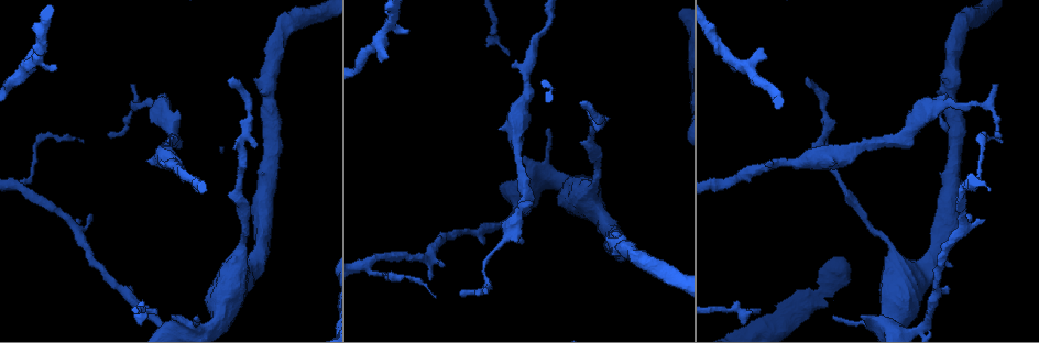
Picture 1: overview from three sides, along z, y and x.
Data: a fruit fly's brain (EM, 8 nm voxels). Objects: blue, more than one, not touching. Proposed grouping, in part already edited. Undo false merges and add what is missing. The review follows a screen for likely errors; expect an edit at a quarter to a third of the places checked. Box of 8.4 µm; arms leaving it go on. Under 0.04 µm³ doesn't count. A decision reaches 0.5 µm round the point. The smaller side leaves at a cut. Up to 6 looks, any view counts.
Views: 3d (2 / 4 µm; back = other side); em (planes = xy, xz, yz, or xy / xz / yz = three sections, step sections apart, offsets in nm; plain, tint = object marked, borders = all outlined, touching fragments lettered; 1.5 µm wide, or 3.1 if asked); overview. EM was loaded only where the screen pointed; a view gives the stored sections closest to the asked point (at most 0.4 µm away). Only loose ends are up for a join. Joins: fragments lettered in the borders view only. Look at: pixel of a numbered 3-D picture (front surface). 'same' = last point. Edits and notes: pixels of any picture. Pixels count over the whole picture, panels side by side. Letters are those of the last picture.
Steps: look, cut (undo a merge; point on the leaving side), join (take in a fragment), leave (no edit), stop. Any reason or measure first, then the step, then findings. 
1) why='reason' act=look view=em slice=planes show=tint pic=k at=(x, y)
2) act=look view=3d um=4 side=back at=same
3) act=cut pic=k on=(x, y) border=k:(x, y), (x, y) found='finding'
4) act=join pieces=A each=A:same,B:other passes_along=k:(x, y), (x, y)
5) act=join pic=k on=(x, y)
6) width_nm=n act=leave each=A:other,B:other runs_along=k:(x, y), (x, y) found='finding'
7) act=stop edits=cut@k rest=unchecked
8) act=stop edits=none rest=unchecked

why='end of a long branch' act=look view=em slice=planes show=borders pic=1 at=(581, 102)

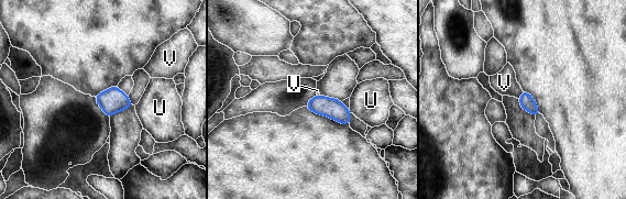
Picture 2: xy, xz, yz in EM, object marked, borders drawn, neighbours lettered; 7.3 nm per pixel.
act=leave each=U:other,V:other border=2:(523, 91), (518, 98) found='none of them fits'

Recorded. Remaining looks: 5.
why='an open end' act=look view=em slice=planes show=borders pic=1 at=(407, 33)

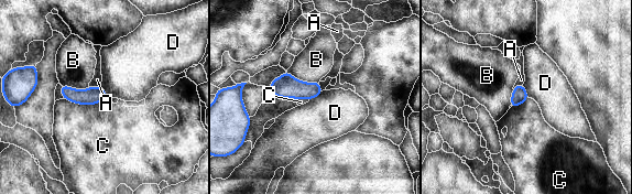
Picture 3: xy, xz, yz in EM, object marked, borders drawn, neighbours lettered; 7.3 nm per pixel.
width_nm=110 act=leave each=A:other,B:other,C:other,D:other border=3:(323, 90), (309, 99) found='no lettered fragment goes on from it'

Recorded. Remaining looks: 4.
why='branch stops here' act=look view=em slice=planes show=borders pic=1 at=(433, 295)

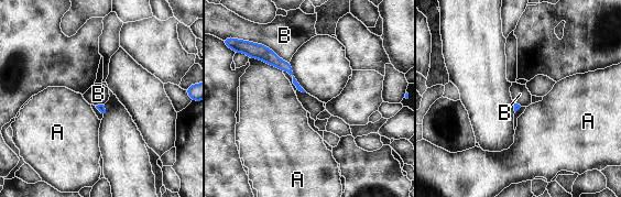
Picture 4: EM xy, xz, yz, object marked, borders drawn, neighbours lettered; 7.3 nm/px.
act=leave each=A:other,B:other border=4:(259, 43), (289, 62) found='none of them fits'

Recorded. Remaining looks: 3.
act=stop edits=none rest=unchecked

